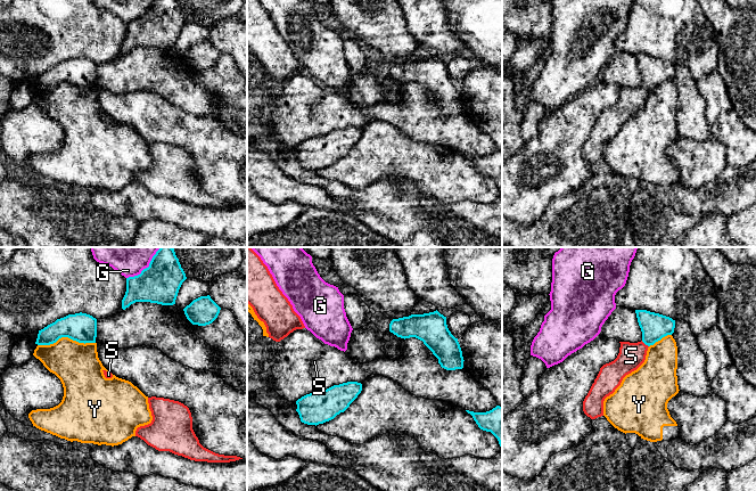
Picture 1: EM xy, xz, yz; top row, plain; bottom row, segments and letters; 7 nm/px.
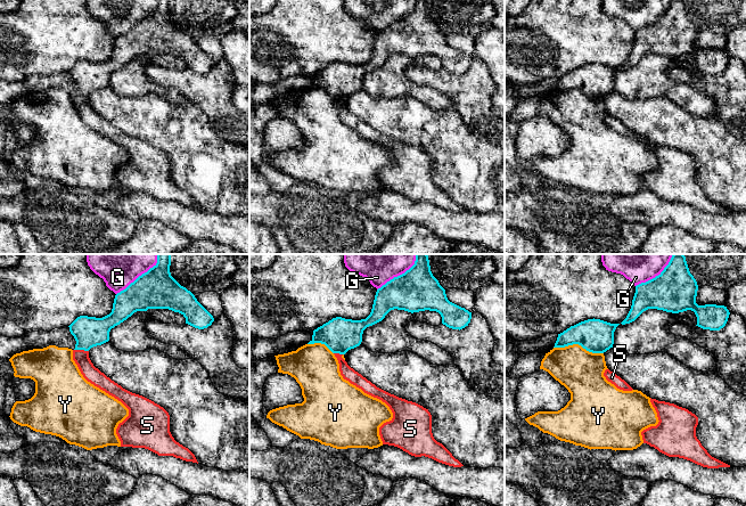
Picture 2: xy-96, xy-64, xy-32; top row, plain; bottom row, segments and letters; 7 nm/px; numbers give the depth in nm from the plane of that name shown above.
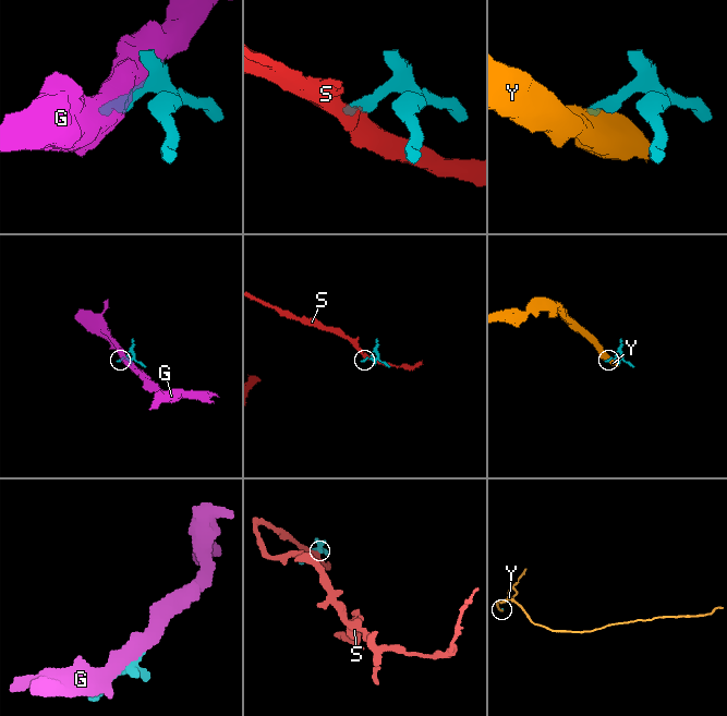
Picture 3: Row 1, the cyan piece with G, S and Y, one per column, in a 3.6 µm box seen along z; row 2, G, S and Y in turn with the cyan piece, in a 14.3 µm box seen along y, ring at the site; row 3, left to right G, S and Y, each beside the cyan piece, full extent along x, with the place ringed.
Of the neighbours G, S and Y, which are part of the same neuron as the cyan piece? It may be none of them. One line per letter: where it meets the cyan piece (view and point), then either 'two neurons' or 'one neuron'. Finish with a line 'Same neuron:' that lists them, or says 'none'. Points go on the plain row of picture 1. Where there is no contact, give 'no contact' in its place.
G: xy (142, 15) | two neurons
S: yz (644, 88) | two neurons
Y: xy (66, 81) | two neurons
Same neuron: none

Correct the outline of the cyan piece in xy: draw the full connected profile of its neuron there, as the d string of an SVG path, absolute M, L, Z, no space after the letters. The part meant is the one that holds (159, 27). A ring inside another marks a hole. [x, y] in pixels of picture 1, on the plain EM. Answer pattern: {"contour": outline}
{"contour": "M154 0L149 11L140 19L126 23L122 54L125 55L135 47L173 50L186 24L176 0Z"}

